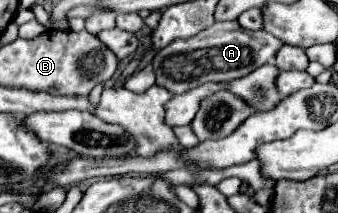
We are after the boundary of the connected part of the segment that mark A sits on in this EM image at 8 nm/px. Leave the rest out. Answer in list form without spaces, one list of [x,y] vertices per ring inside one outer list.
[[[238,20],[214,22],[210,28],[198,32],[192,38],[172,40],[168,46],[156,50],[152,58],[156,84],[170,90],[172,94],[182,94],[204,82],[232,82],[254,72],[266,62],[274,62],[280,46],[282,42],[266,30],[244,30],[240,28]]]

